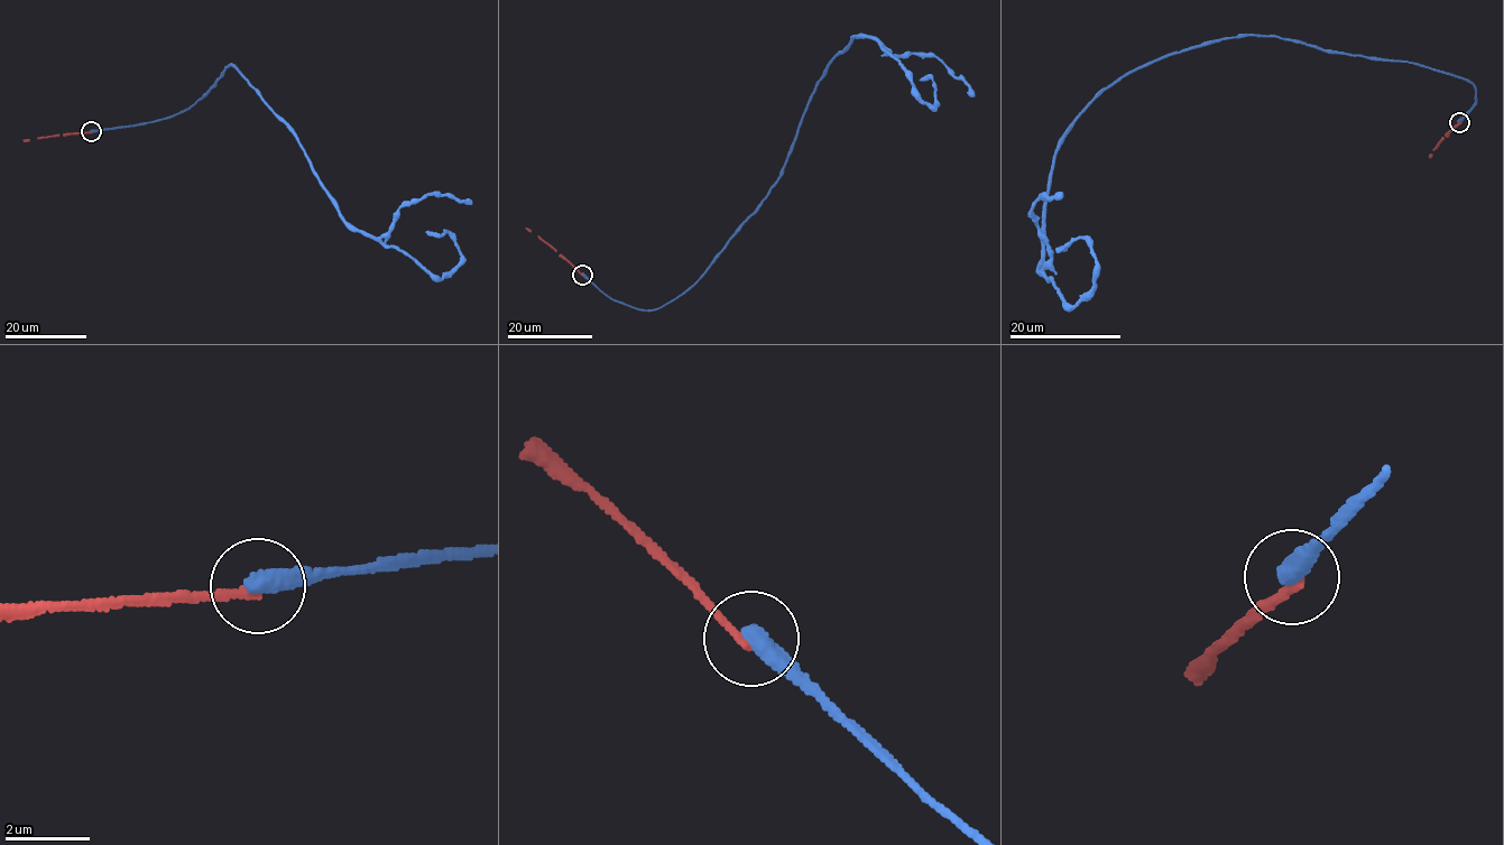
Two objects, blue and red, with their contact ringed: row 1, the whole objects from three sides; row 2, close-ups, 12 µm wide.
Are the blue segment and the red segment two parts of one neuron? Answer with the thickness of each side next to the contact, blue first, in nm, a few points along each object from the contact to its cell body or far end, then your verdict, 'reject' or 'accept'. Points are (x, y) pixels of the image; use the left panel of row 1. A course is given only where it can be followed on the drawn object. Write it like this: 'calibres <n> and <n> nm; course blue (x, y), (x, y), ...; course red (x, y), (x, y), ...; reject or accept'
calibres 480 and 180 nm; course blue (91, 132), (173, 117), (229, 64), (294, 135), (341, 216), (441, 279), (461, 252), (445, 230), (426, 231); course red (91, 132), (24, 140); reject

